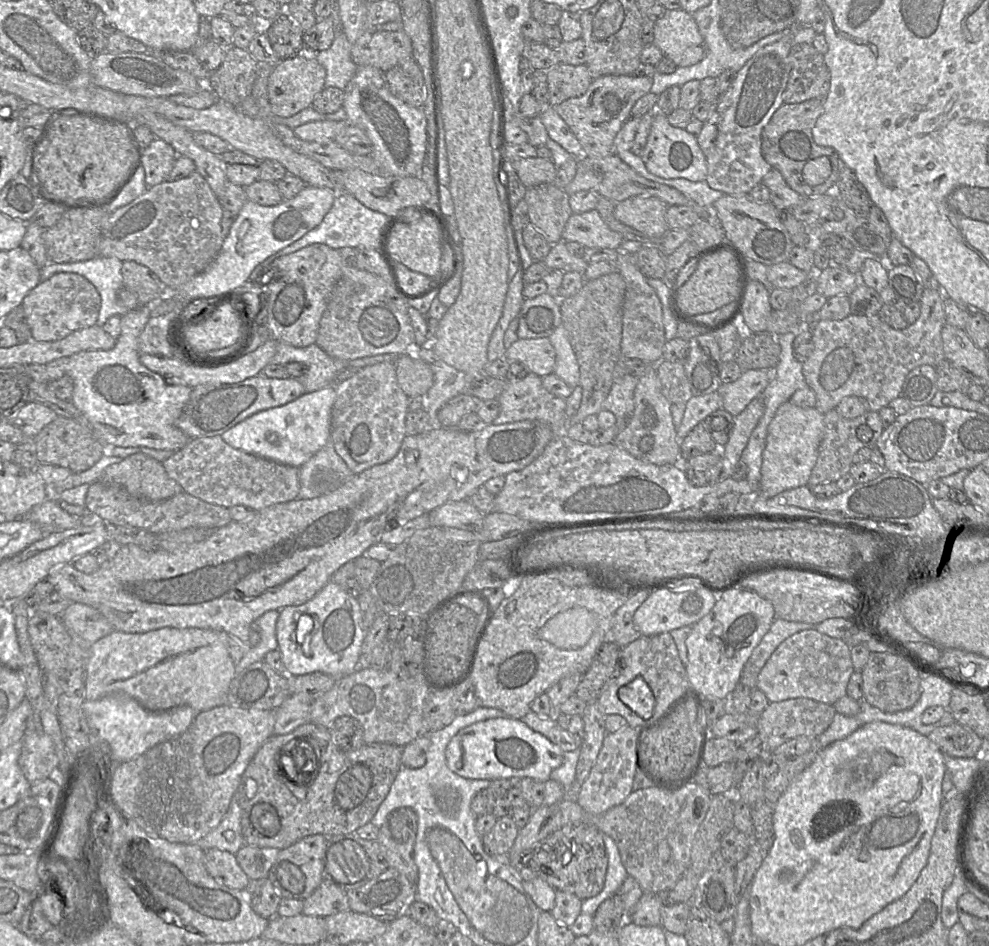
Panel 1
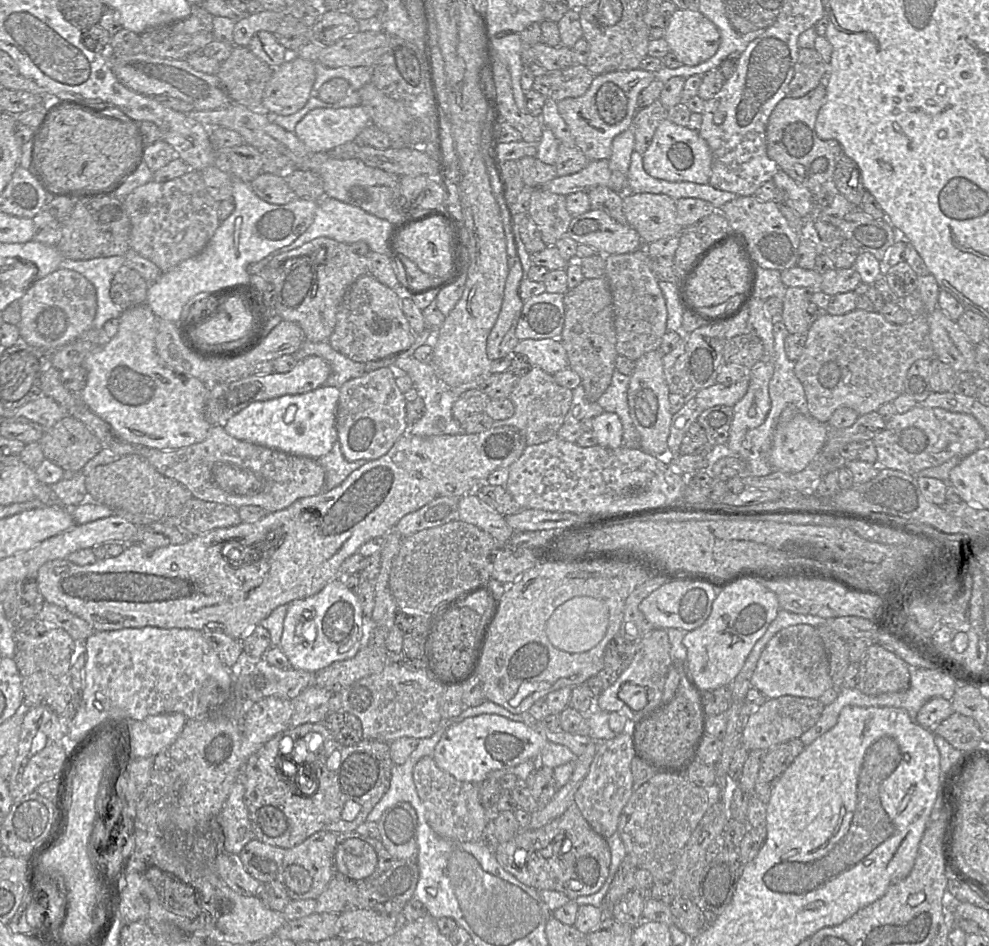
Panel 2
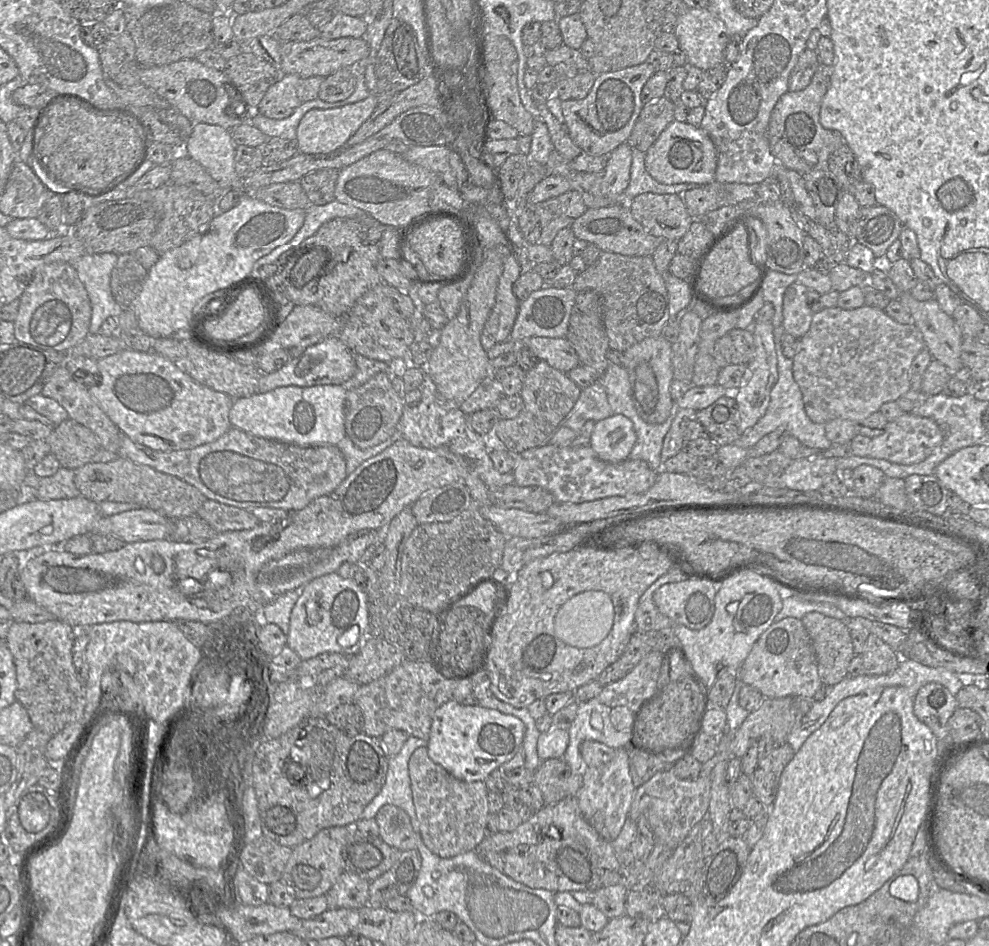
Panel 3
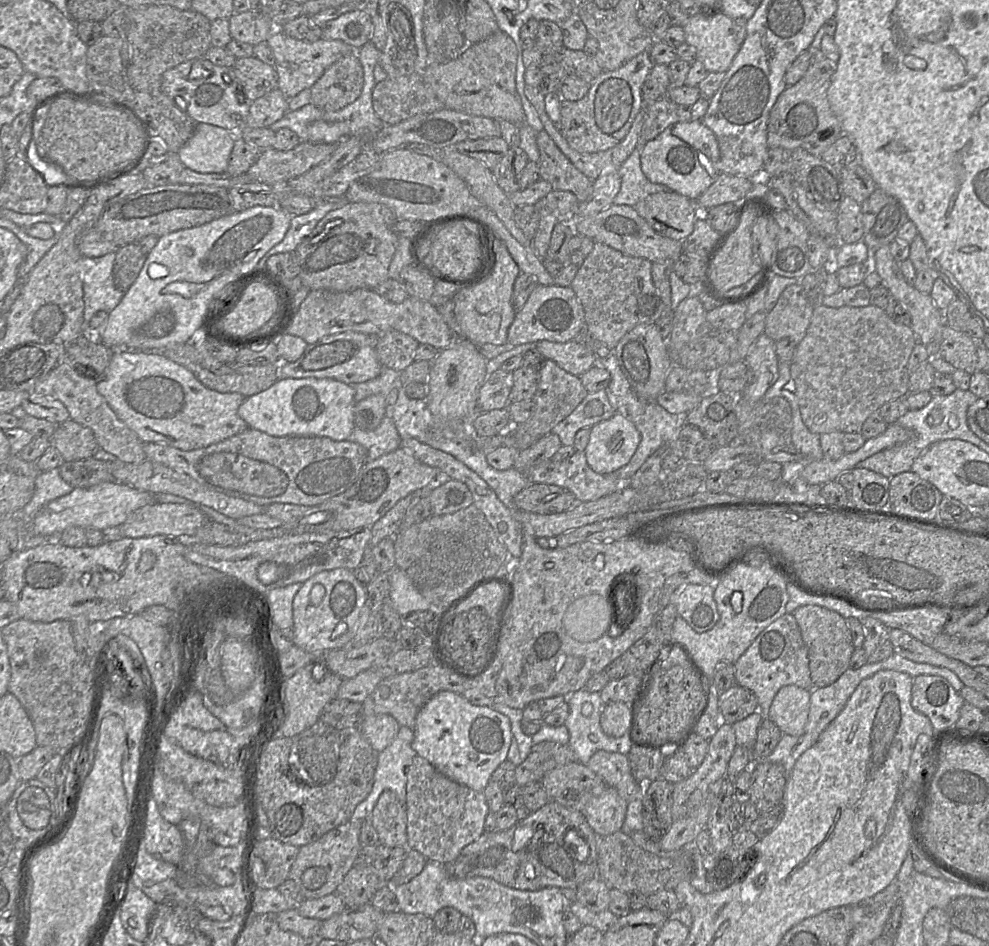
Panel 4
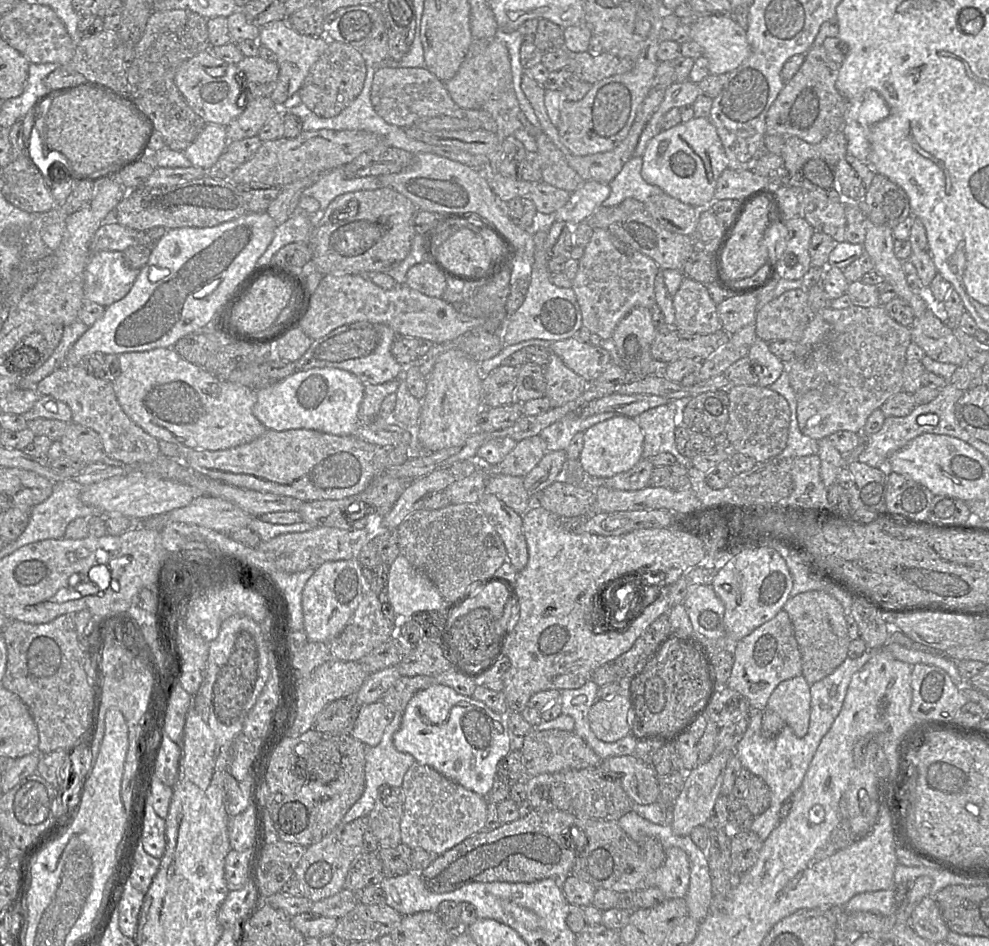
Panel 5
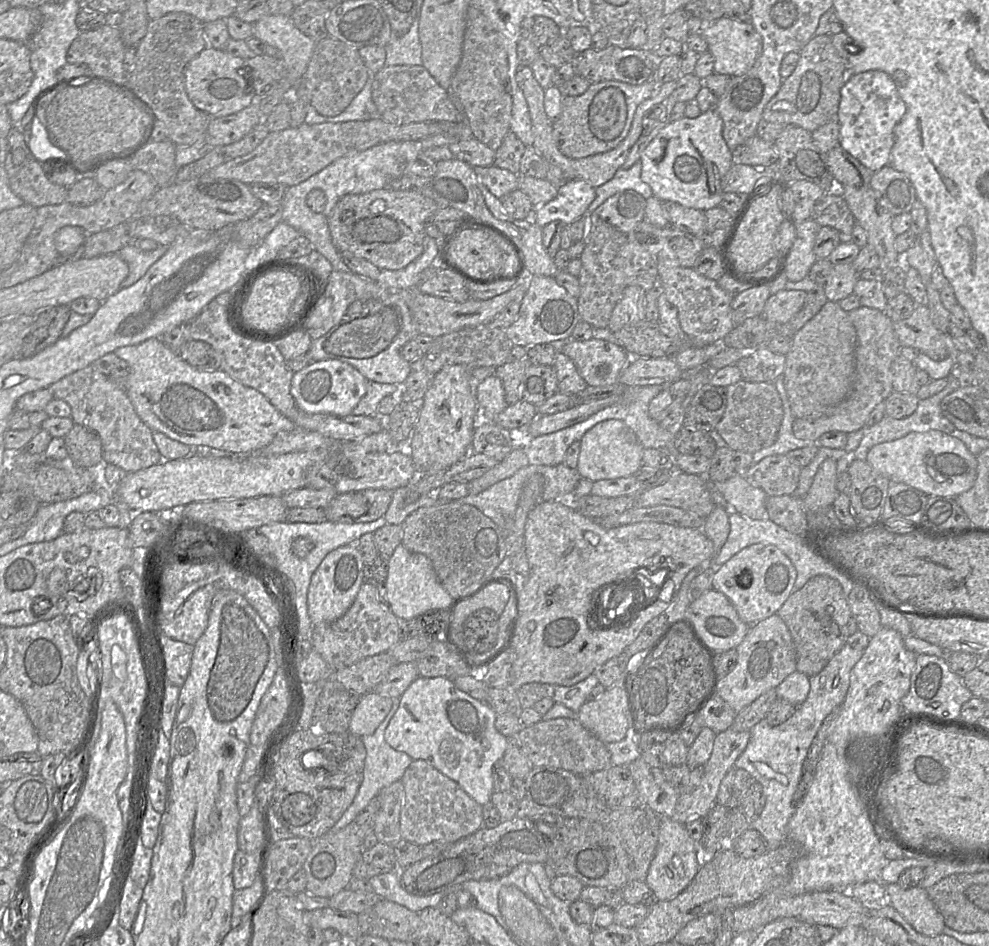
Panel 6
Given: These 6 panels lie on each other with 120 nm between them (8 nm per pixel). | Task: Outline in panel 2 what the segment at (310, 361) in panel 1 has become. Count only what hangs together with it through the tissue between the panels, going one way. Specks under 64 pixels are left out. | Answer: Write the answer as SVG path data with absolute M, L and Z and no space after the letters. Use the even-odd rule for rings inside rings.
M305 340L299 350L293 354L298 362L308 356L323 358L331 368L330 375L323 386L340 388L345 382L361 377L365 372L365 363L355 362L338 351L328 342L313 343Z

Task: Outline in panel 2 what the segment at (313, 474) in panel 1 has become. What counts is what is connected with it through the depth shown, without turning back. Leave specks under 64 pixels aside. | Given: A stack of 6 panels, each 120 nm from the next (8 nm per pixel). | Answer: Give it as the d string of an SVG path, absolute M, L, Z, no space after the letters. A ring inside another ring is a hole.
M338 440L326 455L318 458L317 461L325 472L324 491L329 491L340 485L350 473L368 462L366 459L346 460Z

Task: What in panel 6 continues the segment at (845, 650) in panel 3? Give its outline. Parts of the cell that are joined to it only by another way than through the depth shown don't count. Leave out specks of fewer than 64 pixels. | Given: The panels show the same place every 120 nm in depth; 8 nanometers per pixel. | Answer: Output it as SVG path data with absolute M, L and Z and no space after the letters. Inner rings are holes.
M827 575L813 576L802 588L792 592L777 615L790 632L796 651L796 670L808 677L821 672L846 644L844 626L851 617L848 598L840 583Z

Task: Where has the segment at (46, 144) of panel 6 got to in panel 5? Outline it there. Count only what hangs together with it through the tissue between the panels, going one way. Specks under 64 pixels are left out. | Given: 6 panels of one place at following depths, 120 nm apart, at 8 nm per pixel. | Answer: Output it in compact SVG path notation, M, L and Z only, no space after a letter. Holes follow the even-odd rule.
M33 125L30 138L27 140L26 154L37 166L49 186L56 176L63 176L61 164L66 166L65 157L57 151L49 151L44 145L37 128ZM51 170L52 173L51 173Z

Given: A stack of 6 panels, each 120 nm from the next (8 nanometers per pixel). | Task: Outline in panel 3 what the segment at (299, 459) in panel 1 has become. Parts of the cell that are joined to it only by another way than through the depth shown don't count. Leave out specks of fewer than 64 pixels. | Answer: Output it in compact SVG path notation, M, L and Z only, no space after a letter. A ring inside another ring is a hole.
M316 385L311 387L283 386L265 393L234 399L229 412L232 427L254 436L294 444L301 447L337 445L345 436L344 404L347 391L342 385Z

